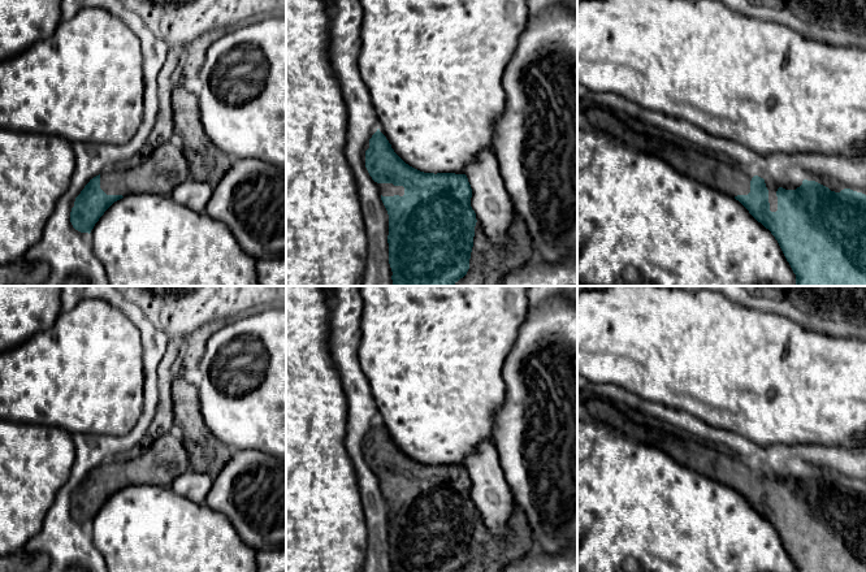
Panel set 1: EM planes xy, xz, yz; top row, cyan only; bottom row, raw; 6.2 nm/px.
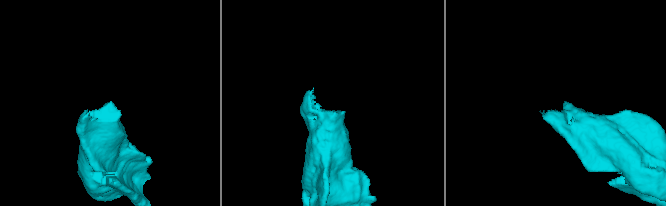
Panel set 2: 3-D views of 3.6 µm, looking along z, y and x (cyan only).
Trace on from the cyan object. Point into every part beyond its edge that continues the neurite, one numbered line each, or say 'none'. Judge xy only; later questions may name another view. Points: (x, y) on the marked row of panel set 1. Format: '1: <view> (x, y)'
1: xy (167, 167)

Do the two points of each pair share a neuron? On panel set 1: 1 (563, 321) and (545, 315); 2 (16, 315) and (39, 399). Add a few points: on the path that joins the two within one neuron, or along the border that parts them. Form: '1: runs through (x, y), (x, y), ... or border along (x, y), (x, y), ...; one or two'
1: runs through (559, 321), (549, 319); one
2: border along (50, 326), (13, 347); two

